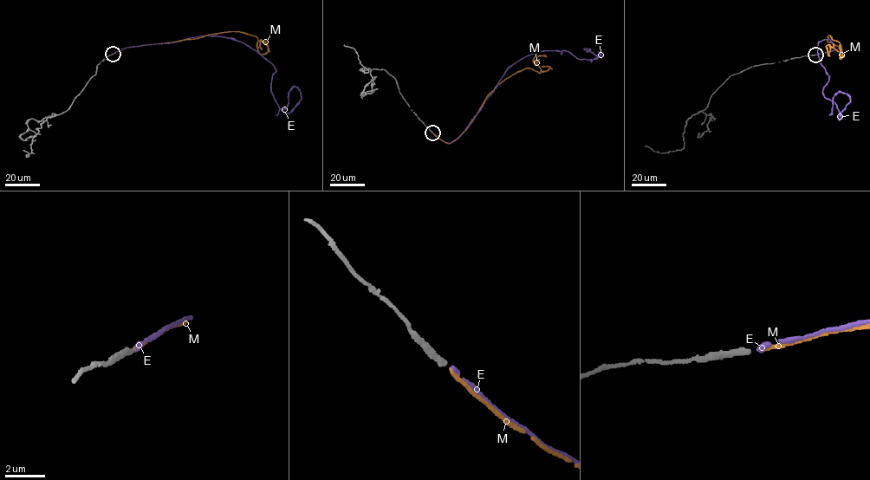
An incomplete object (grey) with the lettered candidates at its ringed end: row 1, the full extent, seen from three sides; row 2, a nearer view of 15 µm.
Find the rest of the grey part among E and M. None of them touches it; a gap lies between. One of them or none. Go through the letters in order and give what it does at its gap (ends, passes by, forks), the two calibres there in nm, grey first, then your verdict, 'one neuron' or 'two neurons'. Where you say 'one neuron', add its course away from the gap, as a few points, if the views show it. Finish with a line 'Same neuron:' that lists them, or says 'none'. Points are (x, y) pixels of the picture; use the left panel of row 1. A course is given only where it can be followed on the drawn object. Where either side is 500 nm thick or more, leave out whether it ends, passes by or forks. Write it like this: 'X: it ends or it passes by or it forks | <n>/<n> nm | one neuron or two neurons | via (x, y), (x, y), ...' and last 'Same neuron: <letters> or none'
E: it ends | 320/240 nm | one neuron | via (113, 54), (231, 38), (273, 66), (271, 90), (282, 111), (295, 107), (301, 93), (292, 87), (282, 110)
M: it ends | 320/150 nm | two neurons
Same neuron: E

